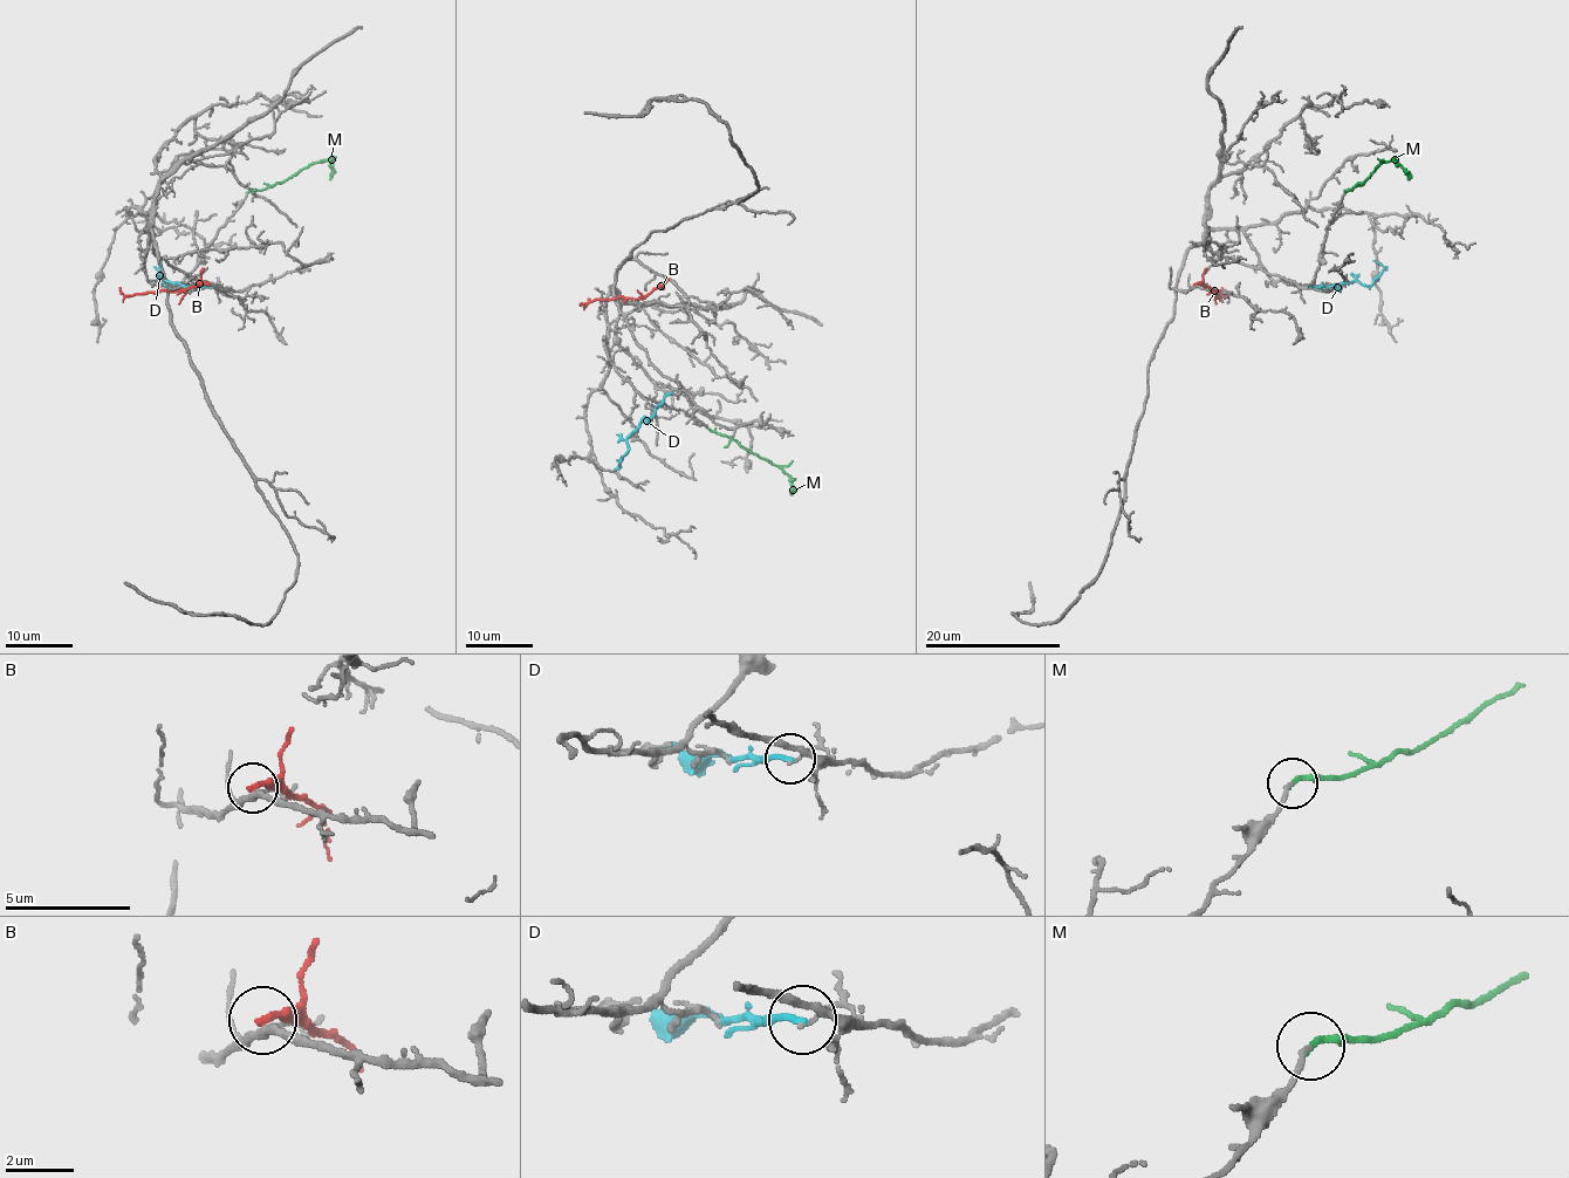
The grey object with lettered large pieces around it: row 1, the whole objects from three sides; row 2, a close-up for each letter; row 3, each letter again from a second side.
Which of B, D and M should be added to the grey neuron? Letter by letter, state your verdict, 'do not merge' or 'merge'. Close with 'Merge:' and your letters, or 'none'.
B: do not merge
D: do not merge
M: merge
Merge: M

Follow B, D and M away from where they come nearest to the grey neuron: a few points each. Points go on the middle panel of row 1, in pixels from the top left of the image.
B: (667, 278), (644, 296), (617, 296), (580, 305)
D: (671, 392), (628, 438), (628, 453), (618, 464), (621, 467), (622, 457)
M: (708, 427), (778, 465), (790, 480), (789, 492)

